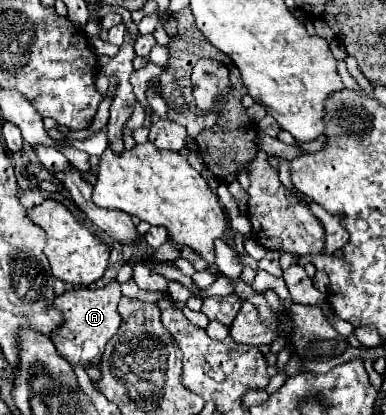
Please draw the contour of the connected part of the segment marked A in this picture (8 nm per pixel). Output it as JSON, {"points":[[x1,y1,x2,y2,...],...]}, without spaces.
{"points":[[112,281,104,287,82,287,82,289,74,289,74,291,66,291,62,295,58,295,54,299,56,307,66,315,64,323,58,331,52,333,52,343,56,345,58,353,70,363,70,365,82,365,82,367,90,367,90,365,98,365,102,355,104,355,104,347,106,343,116,335,122,317,118,313,118,301,120,301,122,293,120,293,120,283]]}

